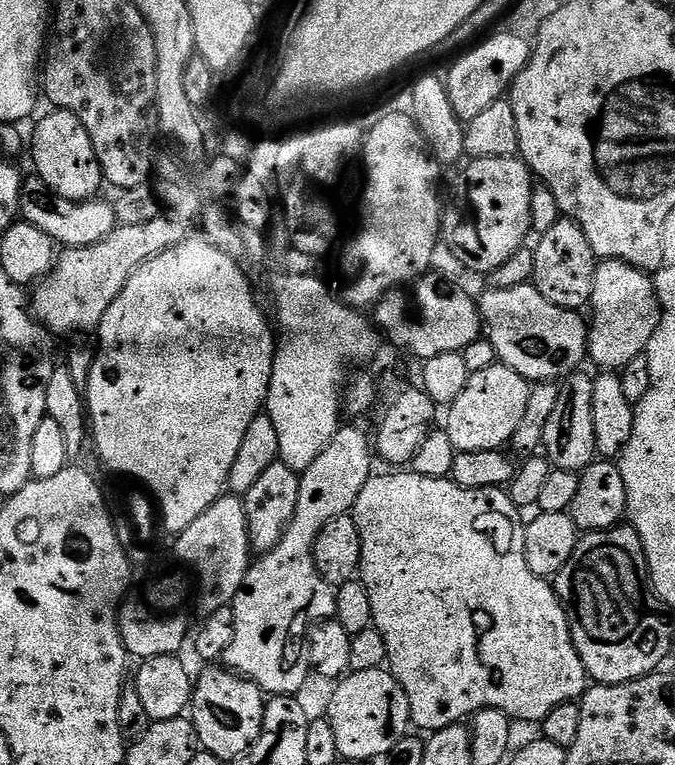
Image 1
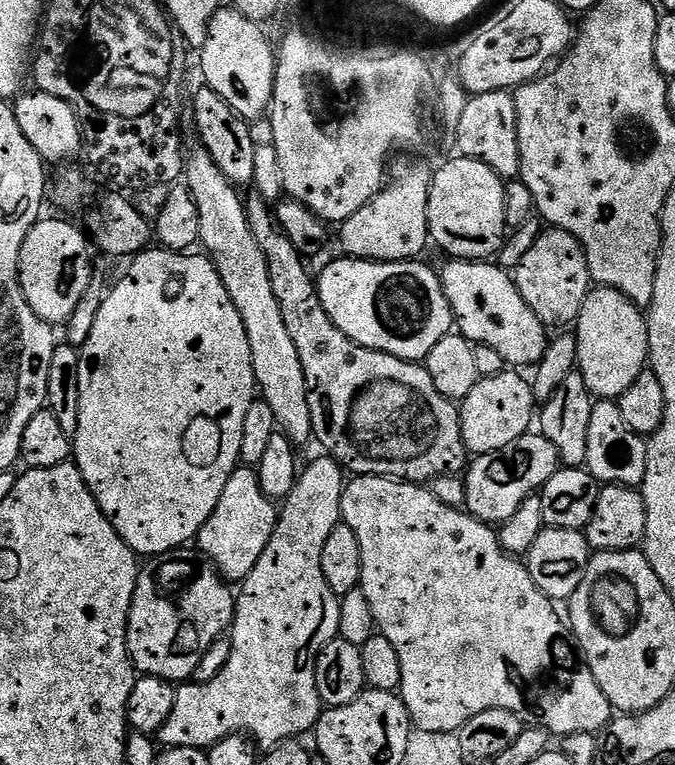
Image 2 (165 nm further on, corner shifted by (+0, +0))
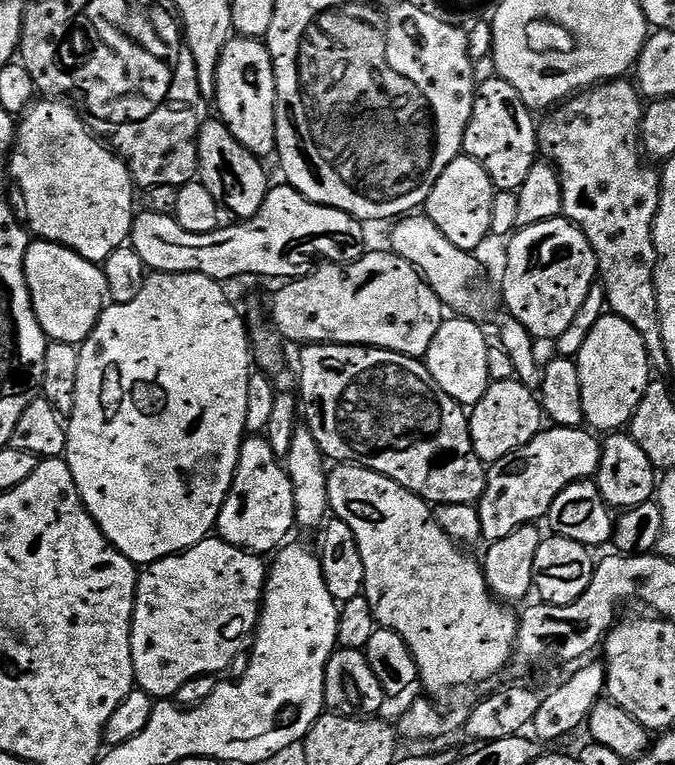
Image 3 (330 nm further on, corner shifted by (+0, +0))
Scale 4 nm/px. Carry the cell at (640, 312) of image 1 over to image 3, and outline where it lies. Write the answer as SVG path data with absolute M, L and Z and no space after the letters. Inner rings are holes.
M605 314L594 322L590 338L586 338L582 350L575 353L574 359L582 382L584 424L600 434L616 434L627 429L632 423L634 410L638 410L638 402L642 402L642 394L646 394L654 376L642 334L638 334L630 322Z

